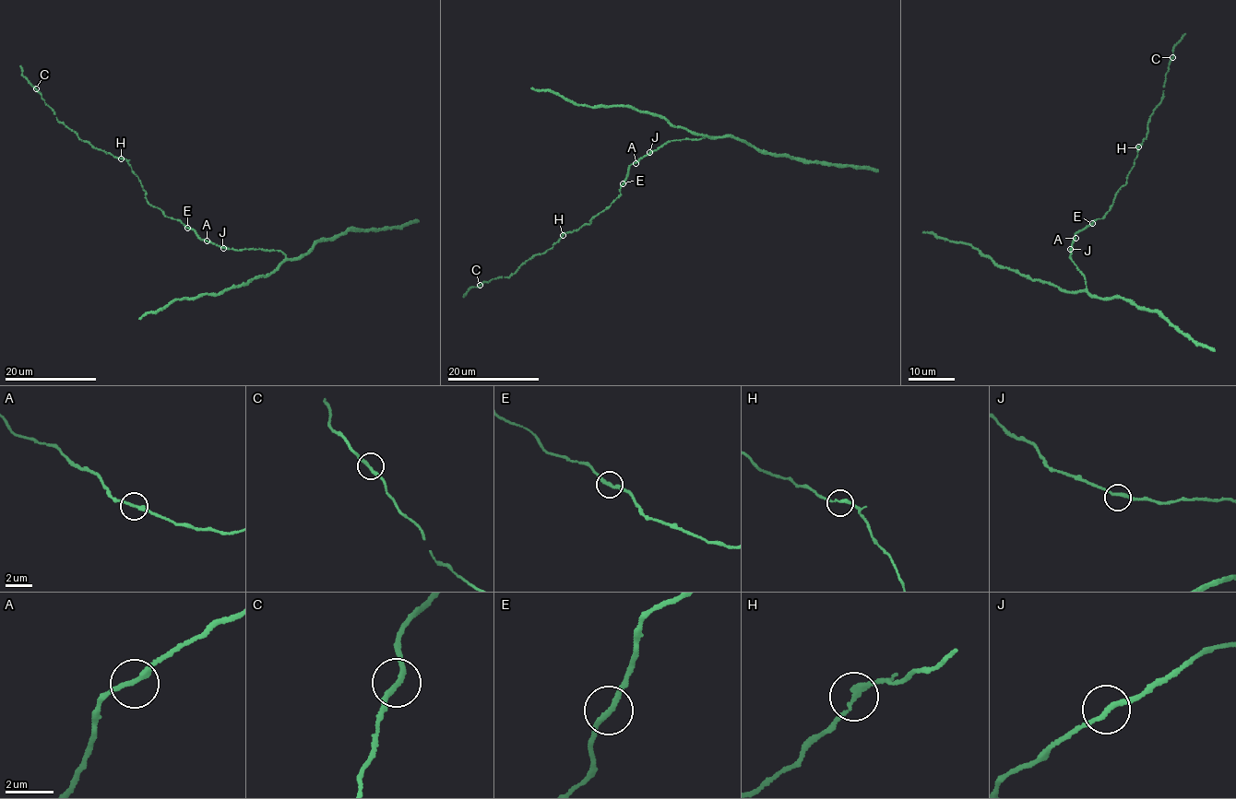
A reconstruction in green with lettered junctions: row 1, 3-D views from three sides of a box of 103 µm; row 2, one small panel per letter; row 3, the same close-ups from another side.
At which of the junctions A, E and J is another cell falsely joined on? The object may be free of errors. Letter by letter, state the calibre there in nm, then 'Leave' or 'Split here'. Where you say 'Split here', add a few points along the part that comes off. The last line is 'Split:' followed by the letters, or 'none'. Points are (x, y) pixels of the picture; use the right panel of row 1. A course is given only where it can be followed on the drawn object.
A: Thickness 240 nm. Leave
E: Thickness 240 nm. Leave
J: Thickness 200 nm. Leave
Split: none

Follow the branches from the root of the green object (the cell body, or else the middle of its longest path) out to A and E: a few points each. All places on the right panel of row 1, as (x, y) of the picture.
A: (1072, 249), (1075, 238)
E: (1072, 249), (1075, 232), (1092, 223)

